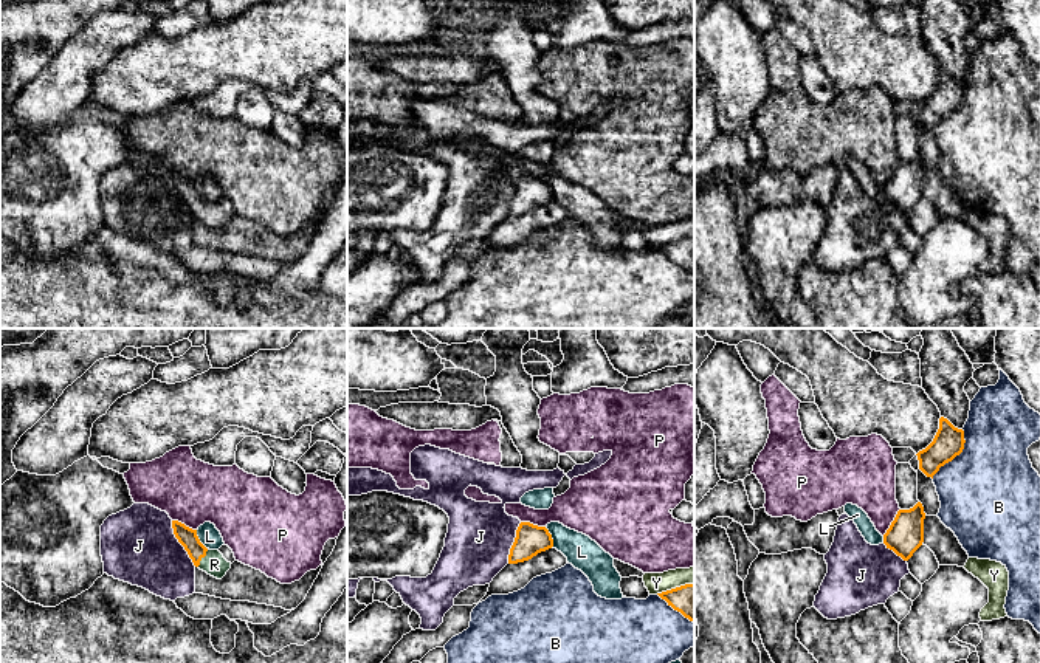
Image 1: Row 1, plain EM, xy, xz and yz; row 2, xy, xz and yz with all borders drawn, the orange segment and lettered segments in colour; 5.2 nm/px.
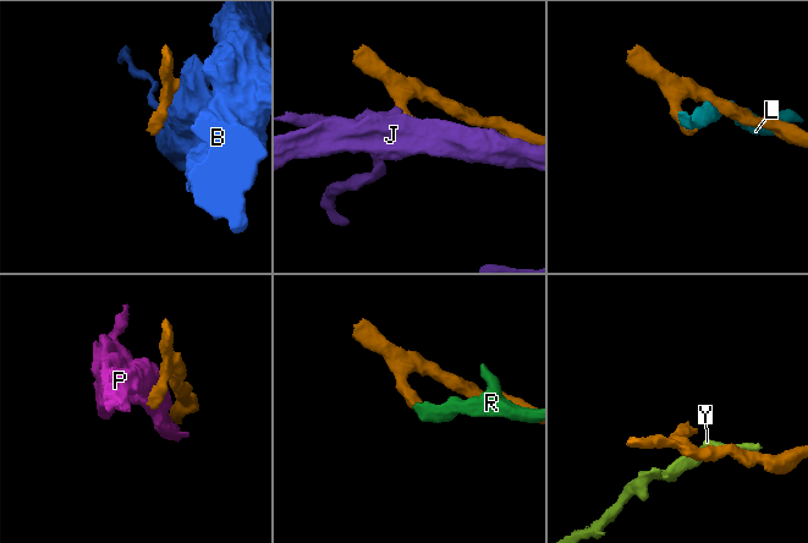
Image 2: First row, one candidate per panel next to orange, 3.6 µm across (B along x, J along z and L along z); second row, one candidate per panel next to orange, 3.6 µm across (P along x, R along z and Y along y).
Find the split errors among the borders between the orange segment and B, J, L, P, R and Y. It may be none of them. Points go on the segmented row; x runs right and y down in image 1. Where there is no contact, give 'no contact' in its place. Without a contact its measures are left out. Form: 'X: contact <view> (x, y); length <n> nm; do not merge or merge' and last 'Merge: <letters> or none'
B: contact yz (957, 454); length 300 nm; do not merge
J: contact xy (180, 542); length 280 nm; do not merge
L: contact xz (550, 536); length 120 nm; do not merge
P: contact yz (891, 522); length 170 nm; do not merge
R: contact xy (203, 556); length 110 nm; merge
Y: contact xz (676, 587); length 200 nm; do not merge
Merge: R

